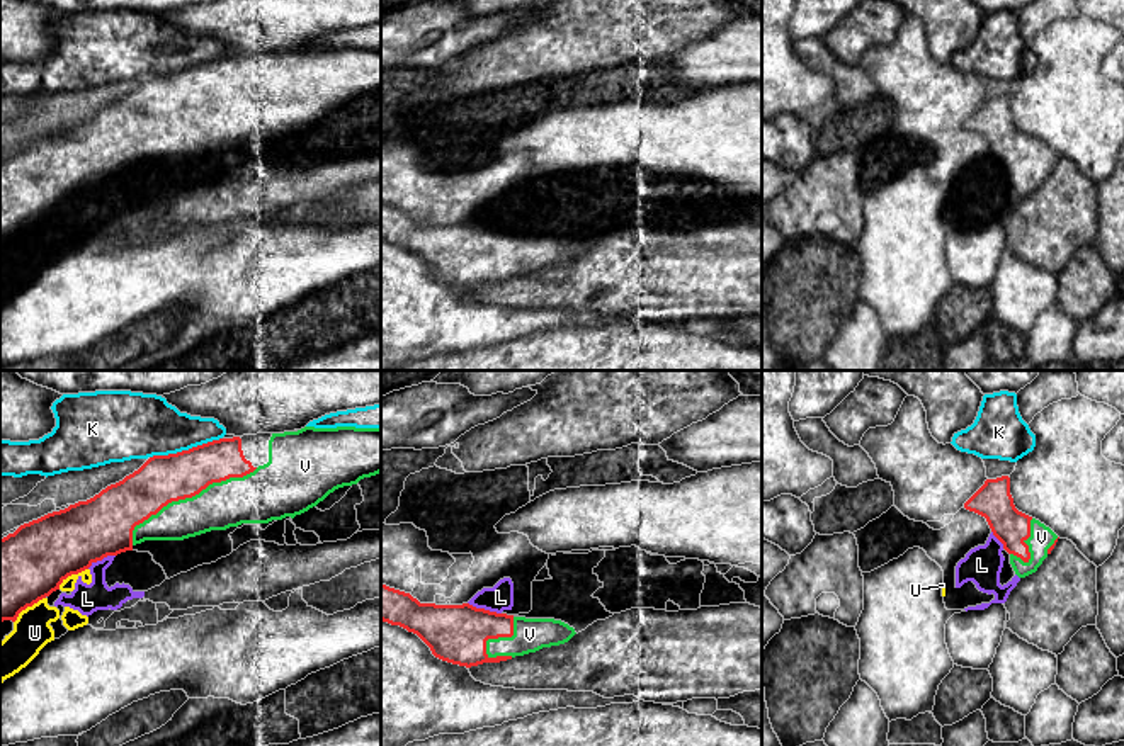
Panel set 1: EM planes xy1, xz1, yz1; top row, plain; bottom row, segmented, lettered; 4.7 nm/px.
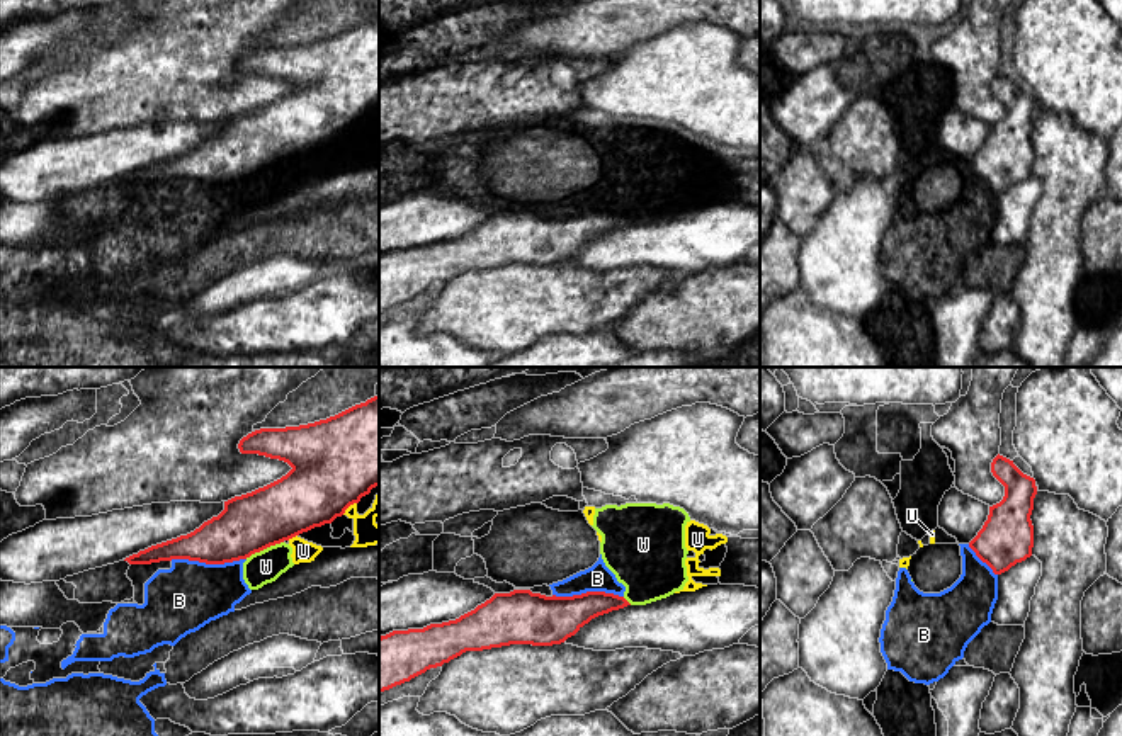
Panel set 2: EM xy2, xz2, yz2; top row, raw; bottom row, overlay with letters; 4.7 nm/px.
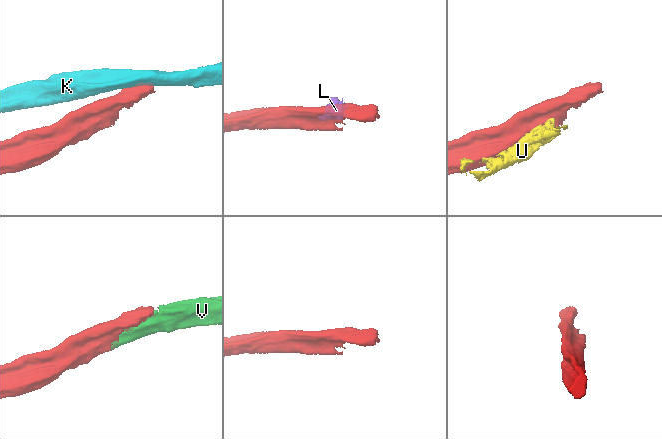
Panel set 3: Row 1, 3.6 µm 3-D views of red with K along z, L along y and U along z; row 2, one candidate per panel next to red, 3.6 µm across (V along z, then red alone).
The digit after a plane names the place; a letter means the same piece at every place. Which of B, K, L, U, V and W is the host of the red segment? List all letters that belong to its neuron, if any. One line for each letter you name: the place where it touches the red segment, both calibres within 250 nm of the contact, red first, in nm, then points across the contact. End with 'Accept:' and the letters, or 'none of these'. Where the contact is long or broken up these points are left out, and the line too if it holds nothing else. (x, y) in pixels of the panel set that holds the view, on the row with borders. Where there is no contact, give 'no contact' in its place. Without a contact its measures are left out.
V: contact xy1 (187, 497); calibres 220 and 220 nm
Accept: V

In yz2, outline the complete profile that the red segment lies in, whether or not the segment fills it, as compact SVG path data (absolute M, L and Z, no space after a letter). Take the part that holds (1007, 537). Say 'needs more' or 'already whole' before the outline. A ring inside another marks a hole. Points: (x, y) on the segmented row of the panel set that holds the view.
already whole | M1000 454L991 462L991 473L1005 486L1005 496L989 507L988 520L969 547L994 575L1001 575L1032 556L1030 515L1037 486L1034 478L1023 474L1013 461Z

